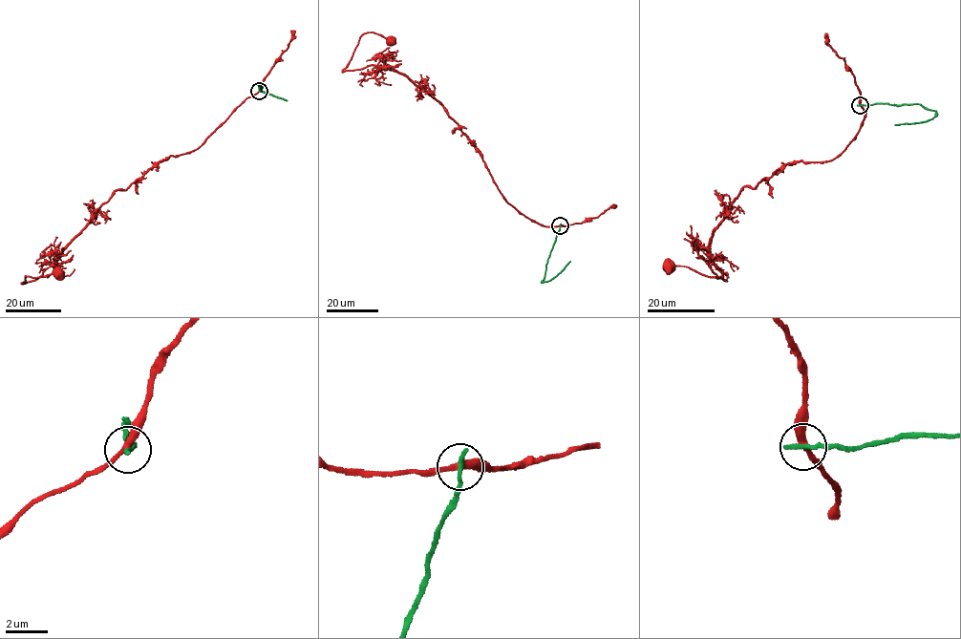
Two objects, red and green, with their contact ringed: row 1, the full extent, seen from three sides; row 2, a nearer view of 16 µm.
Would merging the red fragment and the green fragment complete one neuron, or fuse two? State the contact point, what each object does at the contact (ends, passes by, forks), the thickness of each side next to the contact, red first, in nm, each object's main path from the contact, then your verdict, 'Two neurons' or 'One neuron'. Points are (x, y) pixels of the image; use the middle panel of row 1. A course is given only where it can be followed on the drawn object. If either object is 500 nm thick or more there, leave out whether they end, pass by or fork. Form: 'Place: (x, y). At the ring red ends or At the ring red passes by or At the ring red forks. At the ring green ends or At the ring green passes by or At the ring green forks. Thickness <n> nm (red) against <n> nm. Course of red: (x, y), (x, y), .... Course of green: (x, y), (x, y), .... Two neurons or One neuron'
Place: (560, 225). At the ring red passes by. At the ring green ends. Thickness 300 nm (red) against 260 nm. Course of red: (560, 225), (539, 224), (506, 201), (460, 126), (410, 79), (374, 64), (342, 71), (363, 33), (391, 42). Course of green: (560, 225), (543, 282), (551, 280), (570, 261). Two neurons

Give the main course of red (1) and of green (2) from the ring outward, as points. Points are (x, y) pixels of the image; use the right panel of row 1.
1: (860, 105), (864, 118), (833, 159), (789, 162), (744, 186), (709, 245), (707, 263), (725, 280), (671, 267)
2: (860, 105), (921, 104), (936, 112), (935, 117), (928, 120), (894, 125)

